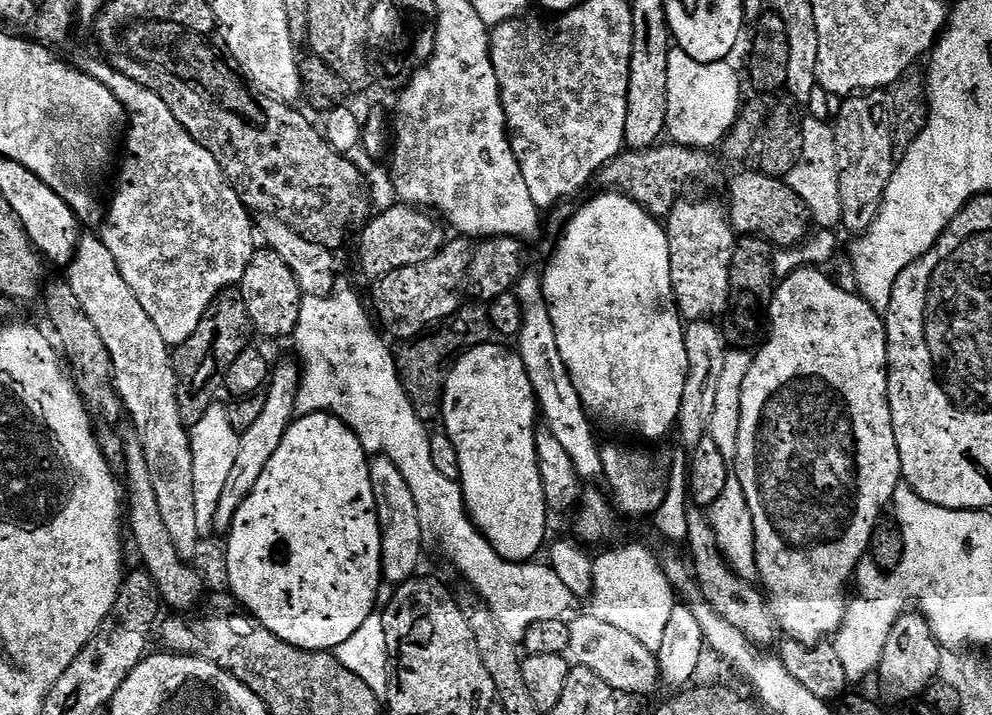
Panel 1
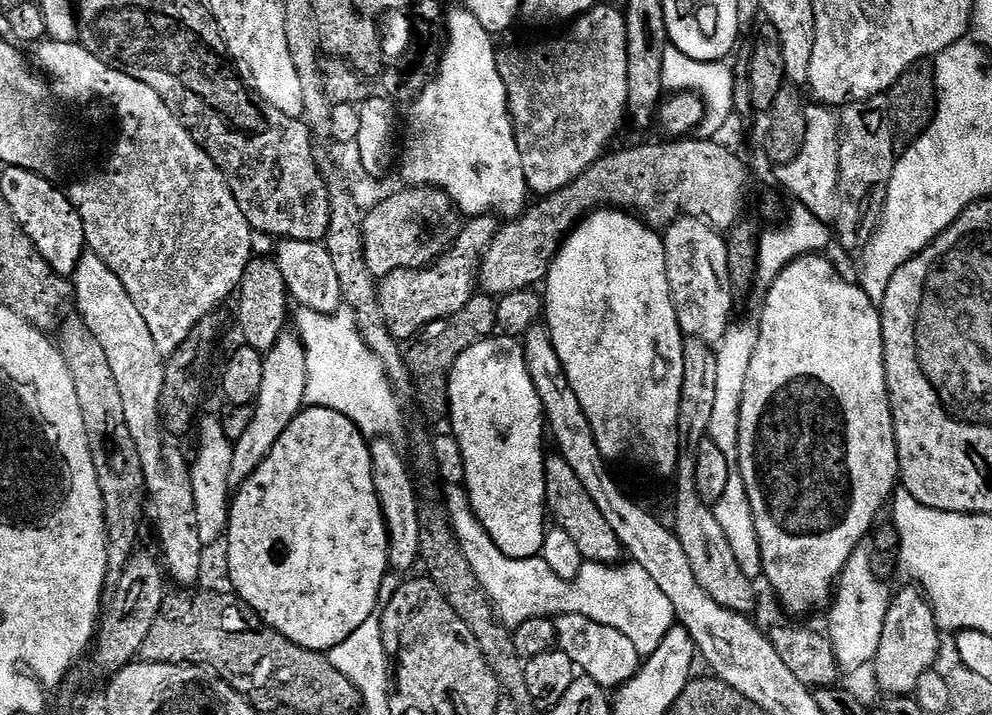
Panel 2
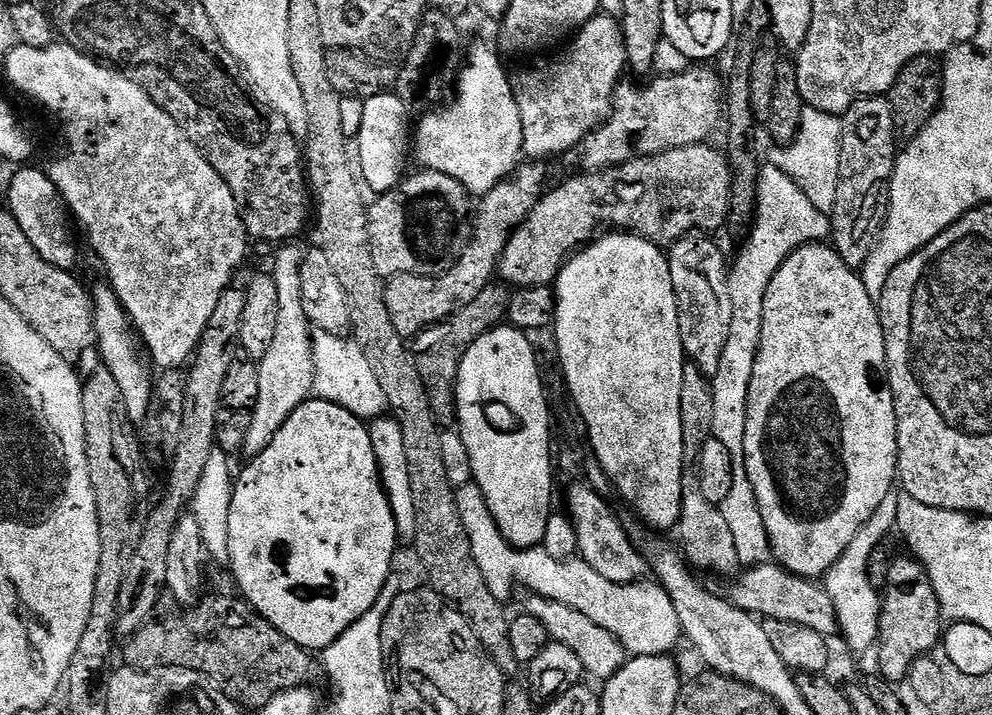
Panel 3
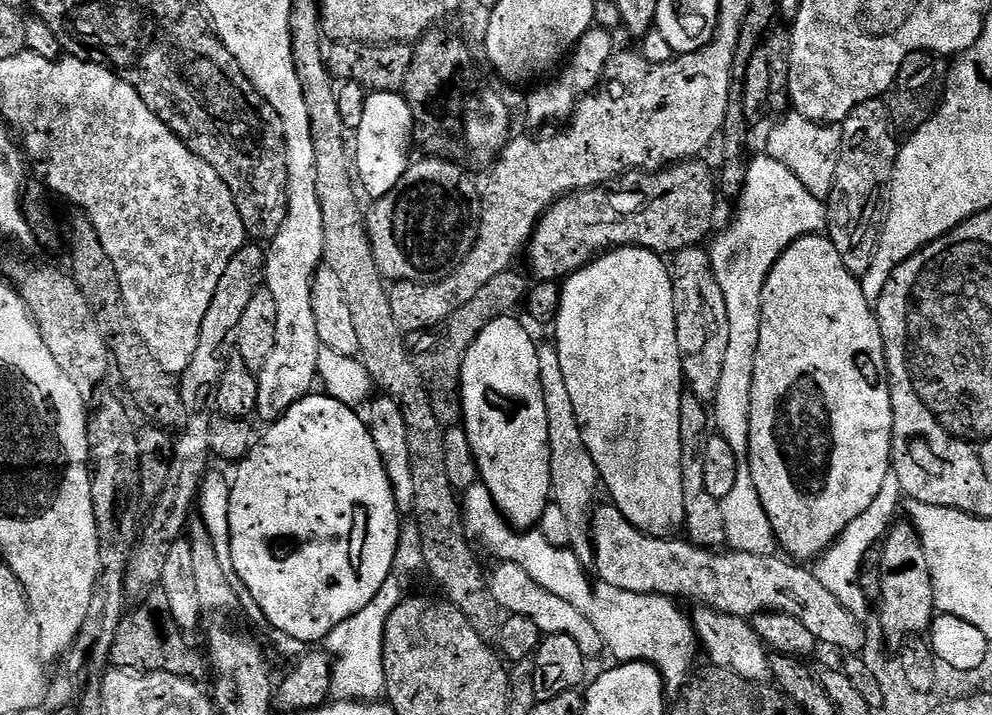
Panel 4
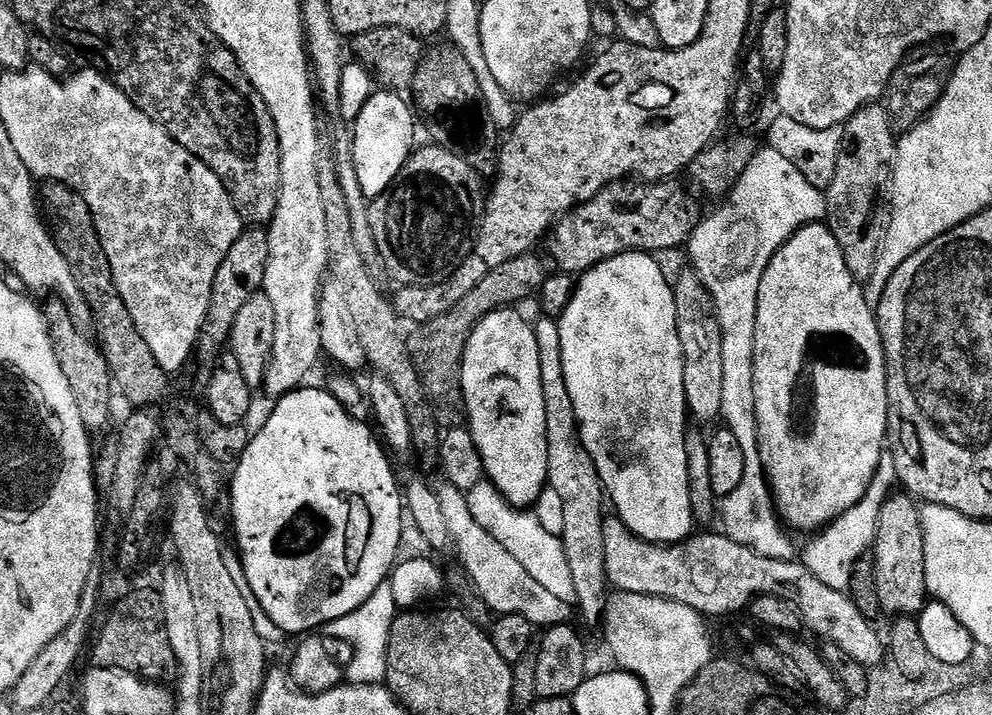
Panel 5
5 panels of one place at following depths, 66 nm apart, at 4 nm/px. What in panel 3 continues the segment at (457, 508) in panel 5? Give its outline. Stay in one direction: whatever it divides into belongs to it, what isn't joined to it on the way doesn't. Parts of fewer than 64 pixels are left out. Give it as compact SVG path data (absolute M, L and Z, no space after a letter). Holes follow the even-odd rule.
M529 595L527 599L523 611L527 615L538 618L538 622L542 622L542 626L546 626L546 634L551 643L561 644L574 650L574 654L578 654L578 662L582 662L584 671L589 677L597 676L598 681L605 682L623 667L626 653L622 642L618 638L614 638L614 634L610 634L610 630L602 630L602 626L598 626L598 622L590 622L590 618L586 618L586 614L582 614L582 610L574 610L574 606L566 606L562 602L554 602L541 596Z

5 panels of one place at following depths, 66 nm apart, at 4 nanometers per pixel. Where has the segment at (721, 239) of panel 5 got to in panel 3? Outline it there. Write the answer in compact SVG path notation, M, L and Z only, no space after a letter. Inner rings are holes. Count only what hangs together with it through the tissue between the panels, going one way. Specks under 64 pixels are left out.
M771 166L760 168L756 190L756 218L747 233L748 241L741 246L736 261L731 261L728 270L730 338L726 338L726 350L722 350L718 374L710 380L714 394L712 439L722 442L722 446L730 450L730 466L734 466L734 482L730 482L726 502L719 504L719 508L730 526L738 558L744 566L766 564L772 560L766 522L762 522L762 512L758 510L758 498L754 498L754 486L750 486L750 478L746 474L744 457L750 378L754 374L754 362L758 358L758 346L762 342L766 290L791 252L808 244L827 241L831 235L832 217L829 213L818 210L782 170Z

